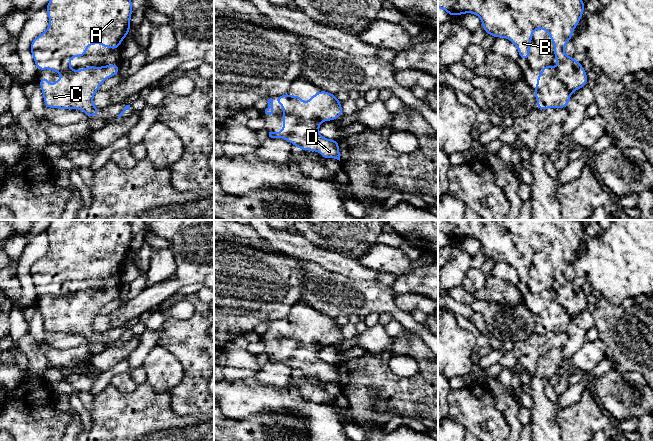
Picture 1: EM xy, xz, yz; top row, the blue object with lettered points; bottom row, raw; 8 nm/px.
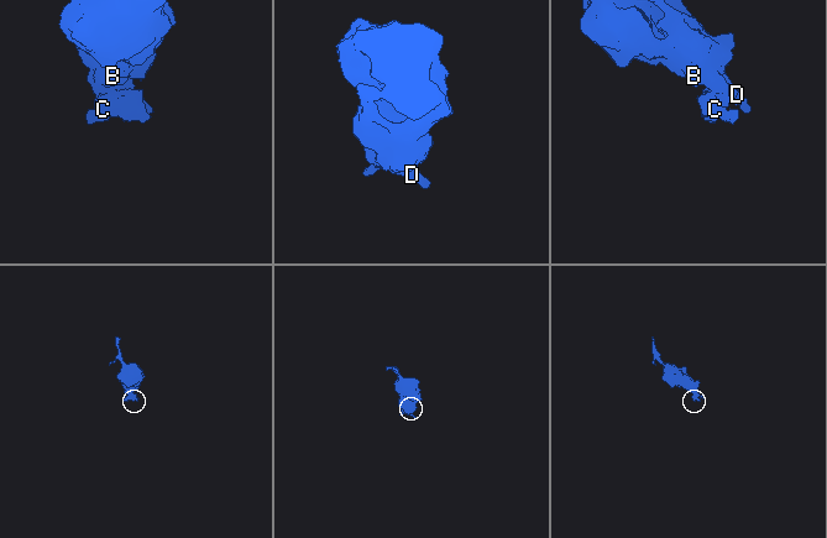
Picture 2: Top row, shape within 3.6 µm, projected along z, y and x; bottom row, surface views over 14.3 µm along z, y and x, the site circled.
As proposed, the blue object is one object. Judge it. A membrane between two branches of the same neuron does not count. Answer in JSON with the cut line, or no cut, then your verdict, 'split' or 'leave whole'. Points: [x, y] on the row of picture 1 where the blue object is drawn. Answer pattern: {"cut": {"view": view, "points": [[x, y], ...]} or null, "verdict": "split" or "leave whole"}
{"cut": null, "verdict": "leave whole"}

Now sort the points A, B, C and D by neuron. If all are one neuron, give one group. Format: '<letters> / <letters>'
A B C D

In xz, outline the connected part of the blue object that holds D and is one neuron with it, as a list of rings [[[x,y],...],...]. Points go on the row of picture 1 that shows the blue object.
[[[321,90],[303,103],[301,96],[292,97],[288,92],[275,101],[281,104],[284,112],[283,130],[269,132],[269,137],[285,139],[302,150],[321,152],[324,159],[340,161],[338,140],[327,139],[318,132],[323,121],[333,121],[343,115],[336,95]]]

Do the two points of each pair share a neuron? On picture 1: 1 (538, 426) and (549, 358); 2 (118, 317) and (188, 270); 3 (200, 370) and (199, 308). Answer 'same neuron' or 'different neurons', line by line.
1: same neuron
2: same neuron
3: same neuron

